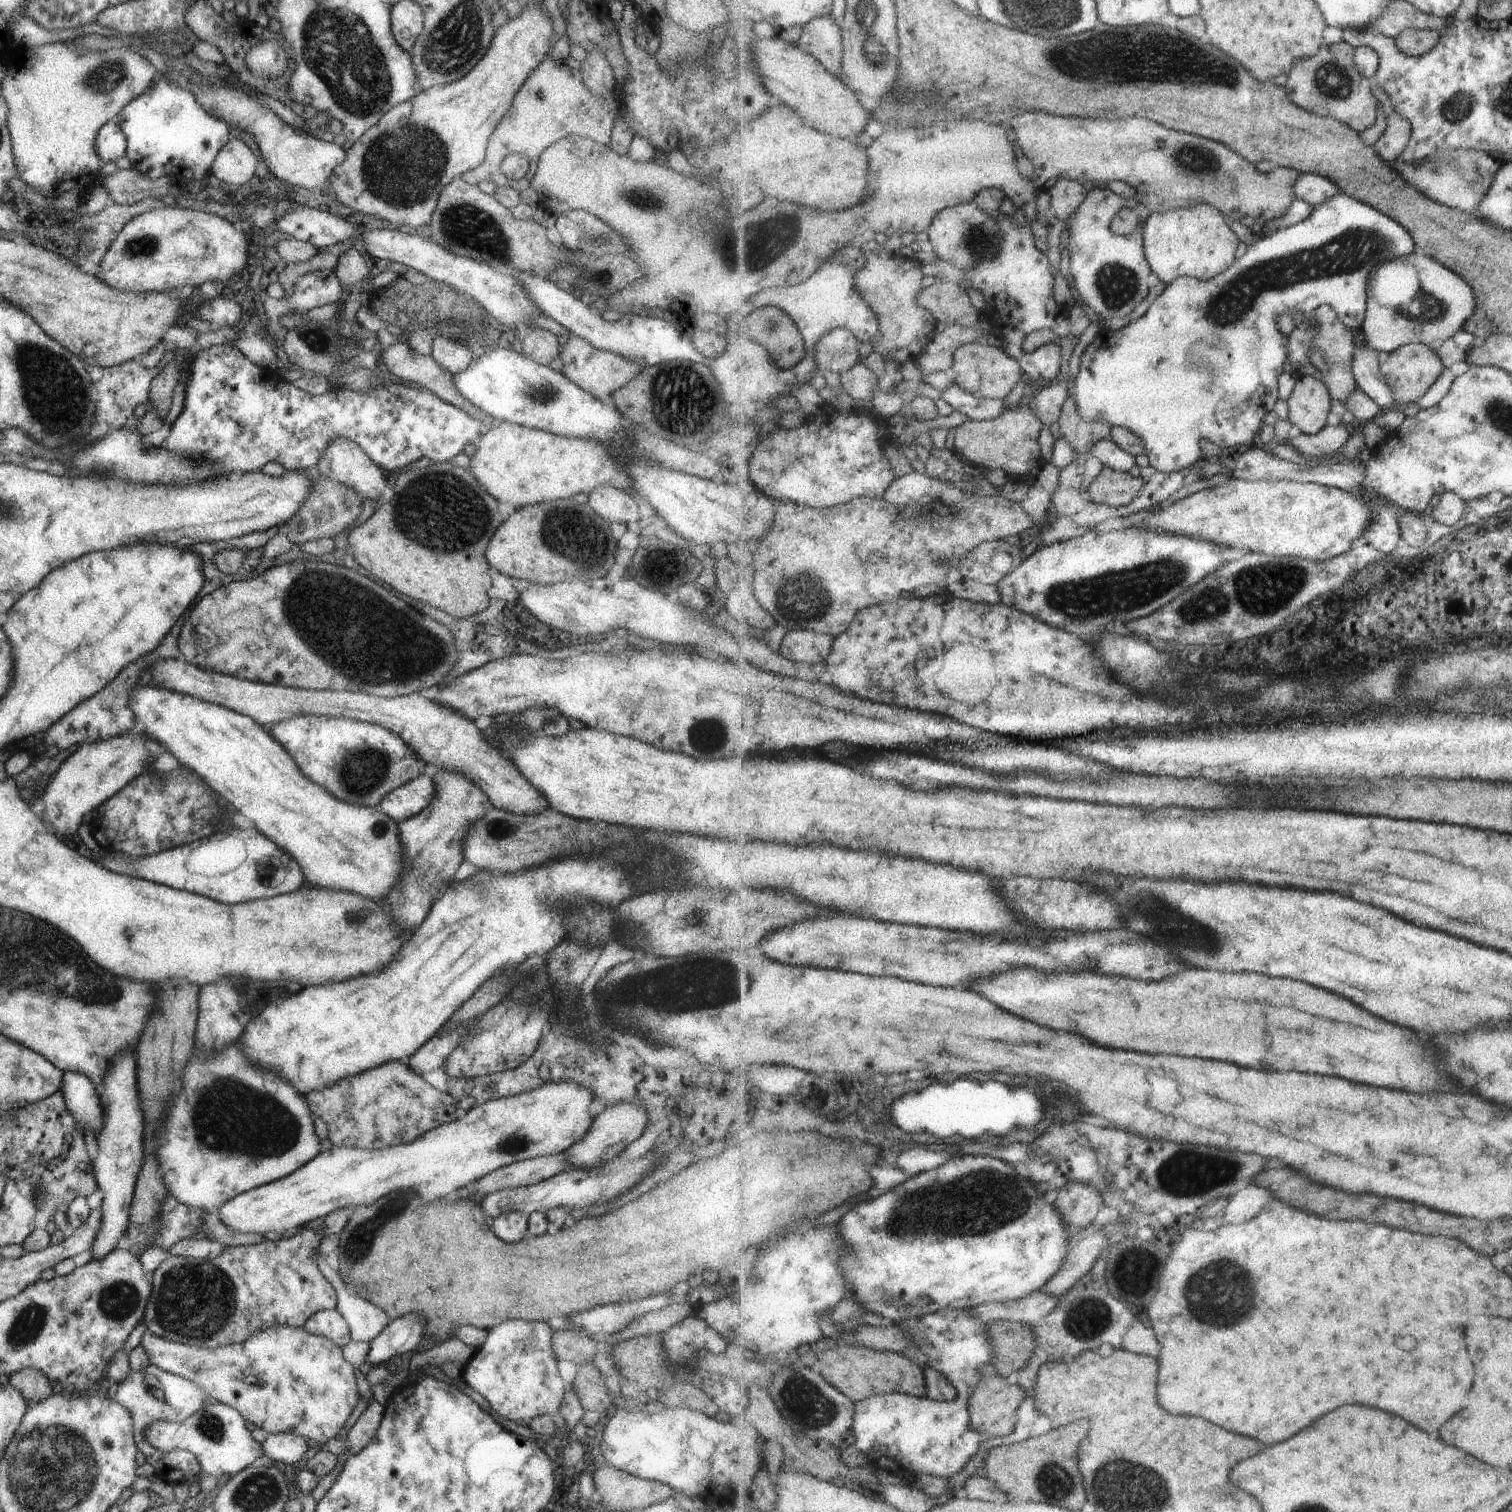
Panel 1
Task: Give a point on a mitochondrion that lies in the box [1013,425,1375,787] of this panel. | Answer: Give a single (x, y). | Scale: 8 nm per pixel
(1119, 590)

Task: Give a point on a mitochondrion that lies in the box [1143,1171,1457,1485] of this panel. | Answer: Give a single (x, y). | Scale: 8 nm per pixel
(1221, 1293)

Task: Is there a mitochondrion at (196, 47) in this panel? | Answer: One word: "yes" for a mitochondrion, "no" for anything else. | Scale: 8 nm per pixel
no

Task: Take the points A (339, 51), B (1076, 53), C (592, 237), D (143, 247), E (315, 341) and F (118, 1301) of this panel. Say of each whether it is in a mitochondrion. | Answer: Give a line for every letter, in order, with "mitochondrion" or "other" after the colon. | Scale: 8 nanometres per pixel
A: mitochondrion
B: mitochondrion
C: mitochondrion
D: mitochondrion
E: mitochondrion
F: mitochondrion

